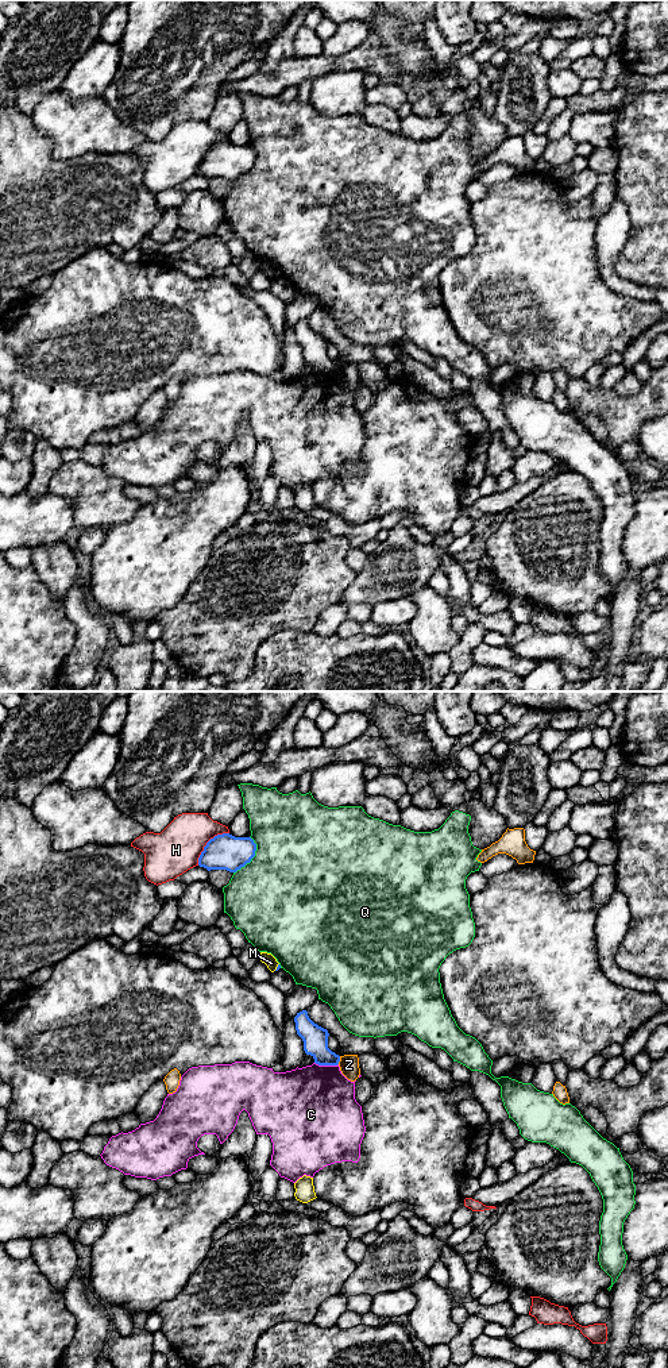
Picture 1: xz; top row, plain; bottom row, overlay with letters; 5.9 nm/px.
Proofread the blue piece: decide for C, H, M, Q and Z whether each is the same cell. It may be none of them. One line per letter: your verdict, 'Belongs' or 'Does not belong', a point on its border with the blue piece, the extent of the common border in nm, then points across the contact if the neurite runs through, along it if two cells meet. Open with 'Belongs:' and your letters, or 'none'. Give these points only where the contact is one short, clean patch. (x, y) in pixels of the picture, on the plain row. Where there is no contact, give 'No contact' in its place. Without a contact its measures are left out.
Belongs: none
C: Does not belong. Touches blue at xz (327, 373). Shared border 140 nm
H: Does not belong. Touches blue at xz (207, 151). Shared border 280 nm
M: Does not belong. Touches blue at xz (277, 276). Shared border 50 nm. Boundary: xz (278, 272), (274, 278)
Q: Does not belong. Touches blue at xz (254, 164). Shared border 240 nm
Z: Does not belong. Touches blue at xz (339, 369). Shared border 50 nm

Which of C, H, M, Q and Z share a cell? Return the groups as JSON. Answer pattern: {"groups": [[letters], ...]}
{"groups": [["C"], ["H"], ["M"], ["Q"], ["Z"]]}

